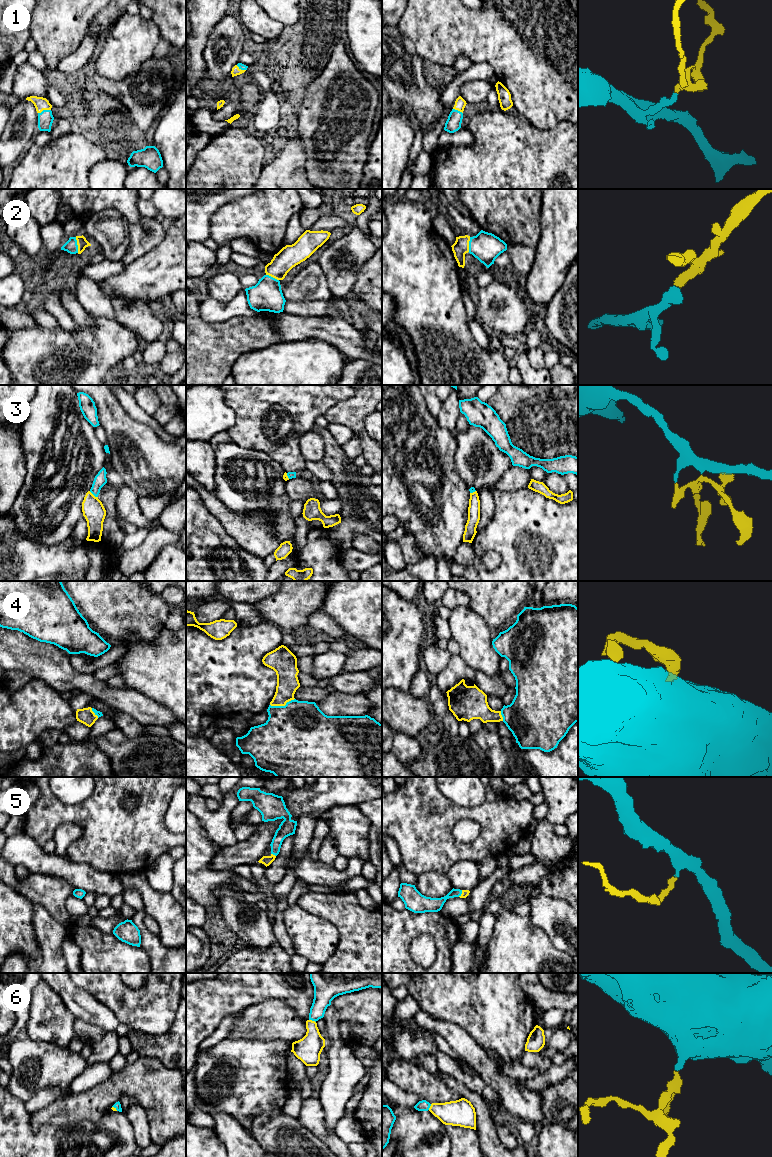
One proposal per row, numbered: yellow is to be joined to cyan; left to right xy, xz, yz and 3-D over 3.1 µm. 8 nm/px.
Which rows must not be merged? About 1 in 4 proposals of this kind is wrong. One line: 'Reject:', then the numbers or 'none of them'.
Reject: 3

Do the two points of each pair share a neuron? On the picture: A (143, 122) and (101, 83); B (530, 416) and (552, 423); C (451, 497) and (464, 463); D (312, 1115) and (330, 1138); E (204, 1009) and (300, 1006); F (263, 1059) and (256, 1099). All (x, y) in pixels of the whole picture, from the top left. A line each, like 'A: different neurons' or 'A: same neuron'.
A: same neuron
B: same neuron
C: different neurons
D: same neuron
E: same neuron
F: same neuron

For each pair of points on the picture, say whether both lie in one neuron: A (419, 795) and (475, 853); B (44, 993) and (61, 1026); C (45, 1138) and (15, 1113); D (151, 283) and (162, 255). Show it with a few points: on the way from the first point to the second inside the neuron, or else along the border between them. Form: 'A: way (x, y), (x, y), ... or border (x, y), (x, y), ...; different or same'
A: way (420, 813), (457, 850); same
B: way (44, 1001), (46, 1007), (56, 1018); same
C: way (36, 1138), (19, 1122); same
D: way (155, 276), (162, 269), (162, 262); same

